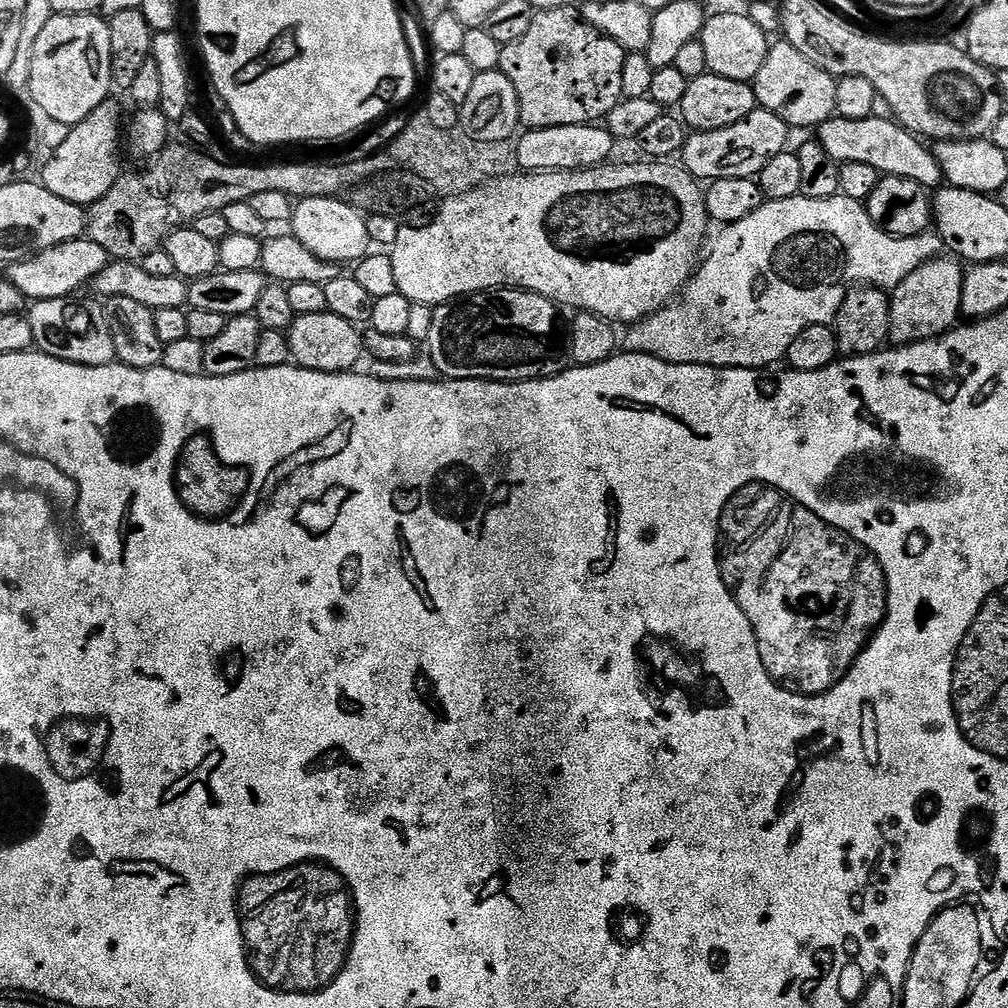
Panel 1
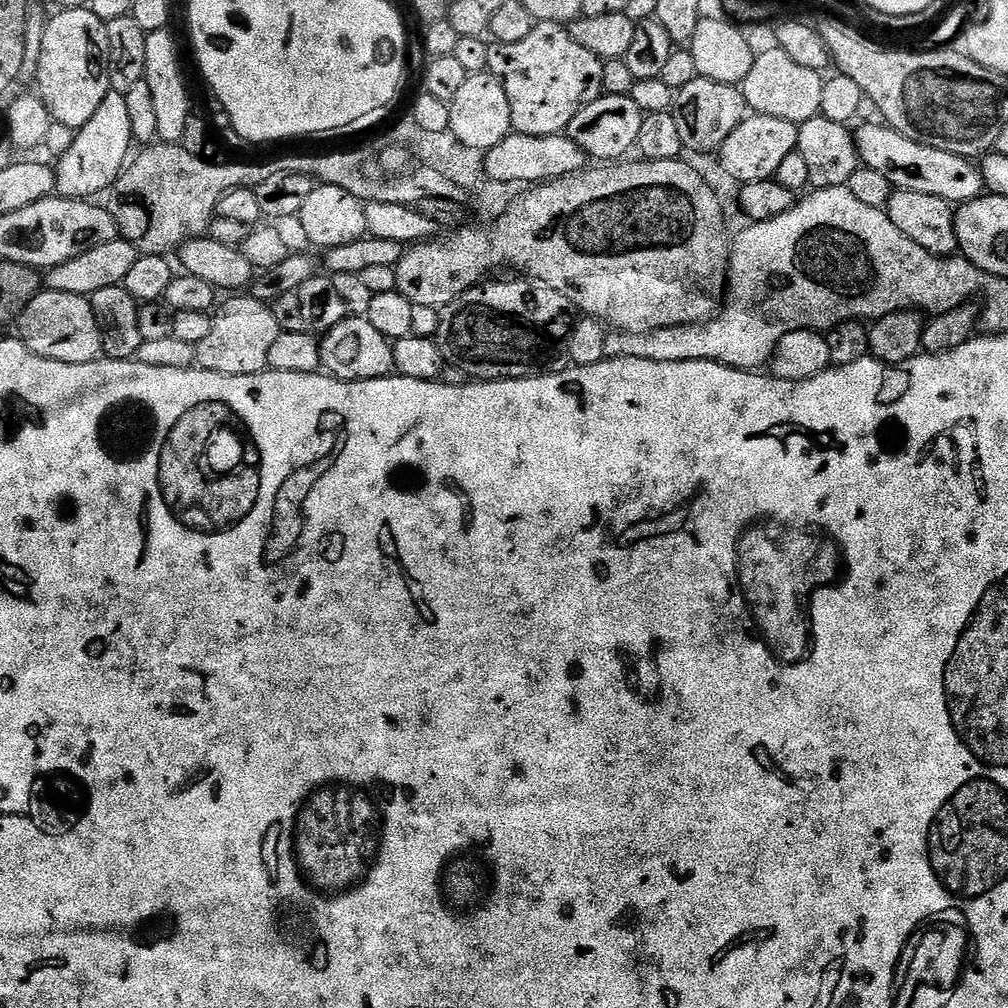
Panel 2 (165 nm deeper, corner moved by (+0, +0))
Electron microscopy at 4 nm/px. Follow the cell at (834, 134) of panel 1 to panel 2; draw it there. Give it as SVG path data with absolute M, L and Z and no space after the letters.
M883 122L864 124L855 129L856 149L860 163L878 174L886 174L897 189L914 190L918 194L934 194L953 206L977 200L985 191L984 179L979 167L969 157L950 154L946 150L934 150L922 142L914 142Z

